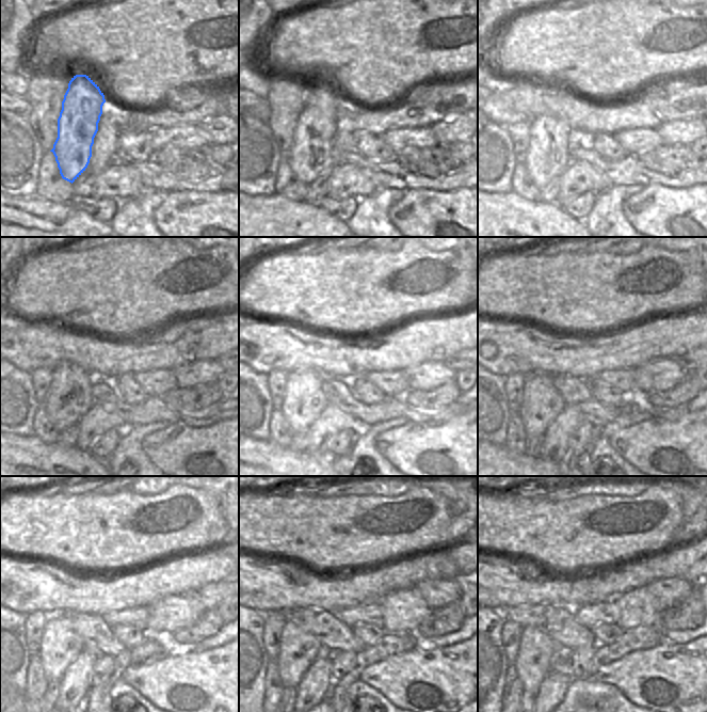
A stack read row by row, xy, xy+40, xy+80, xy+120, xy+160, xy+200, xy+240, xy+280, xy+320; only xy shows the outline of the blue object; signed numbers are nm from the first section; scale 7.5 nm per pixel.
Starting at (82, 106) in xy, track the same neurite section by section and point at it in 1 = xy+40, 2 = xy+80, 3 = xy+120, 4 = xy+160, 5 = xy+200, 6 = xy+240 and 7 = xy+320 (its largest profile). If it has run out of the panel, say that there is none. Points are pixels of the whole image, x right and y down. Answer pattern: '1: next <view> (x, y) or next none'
1: next xy+40 (309, 155)
2: next xy+80 (547, 156)
3: next xy+120 (69, 396)
4: next xy+160 (304, 400)
5: next xy+200 (541, 404)
6: next xy+240 (60, 645)
7: next xy+320 (536, 650)

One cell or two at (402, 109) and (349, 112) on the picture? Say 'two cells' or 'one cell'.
one cell

